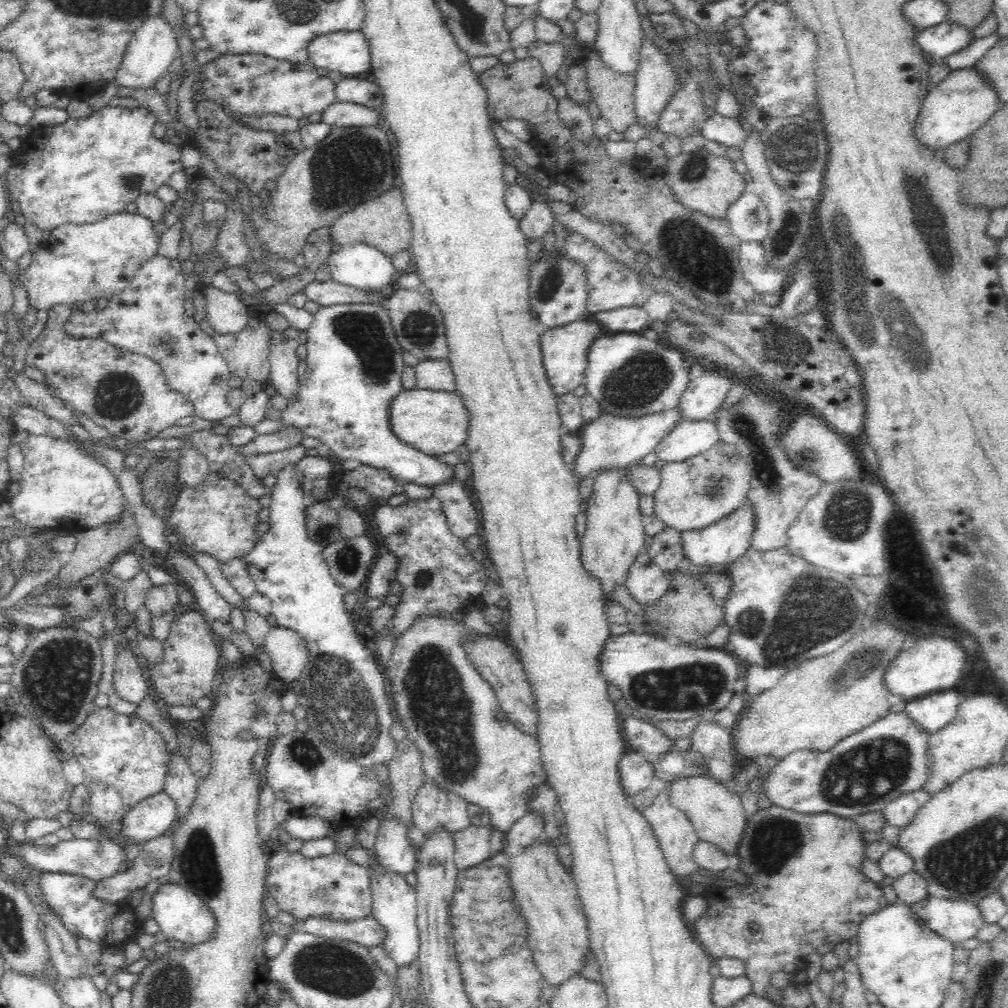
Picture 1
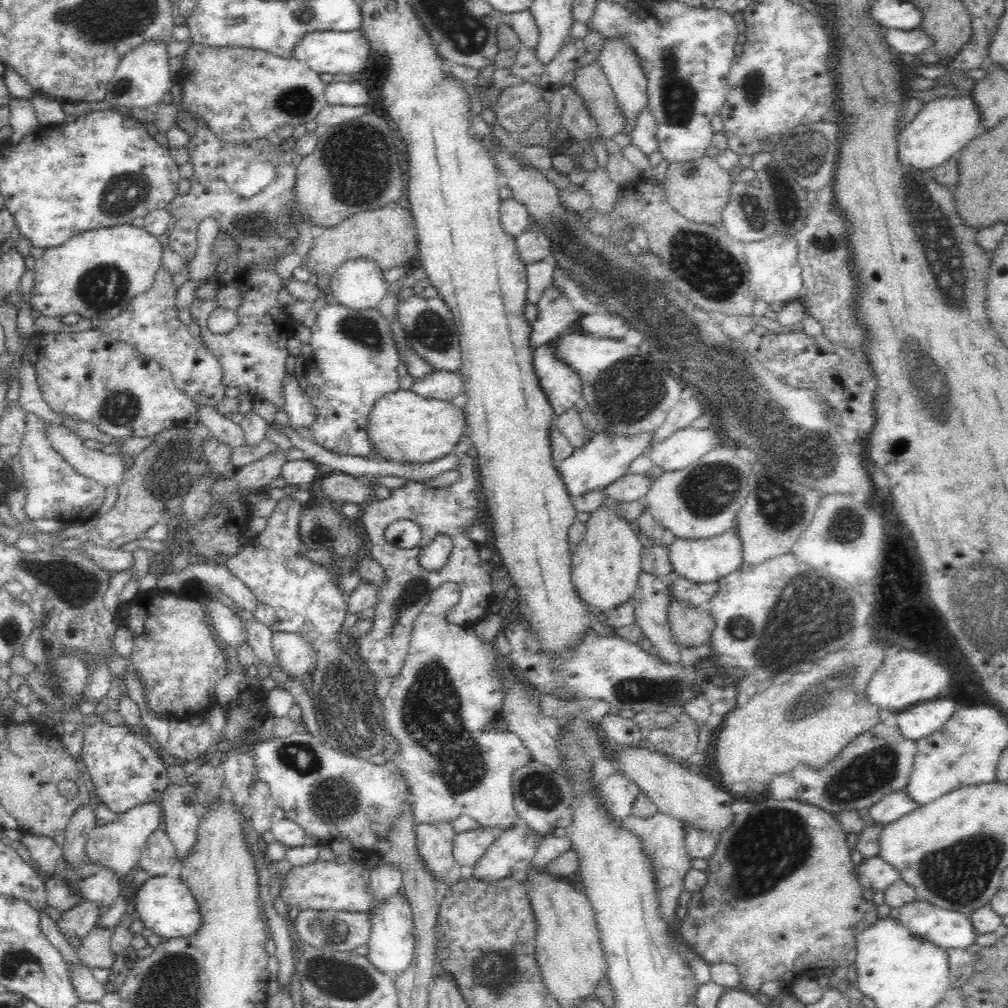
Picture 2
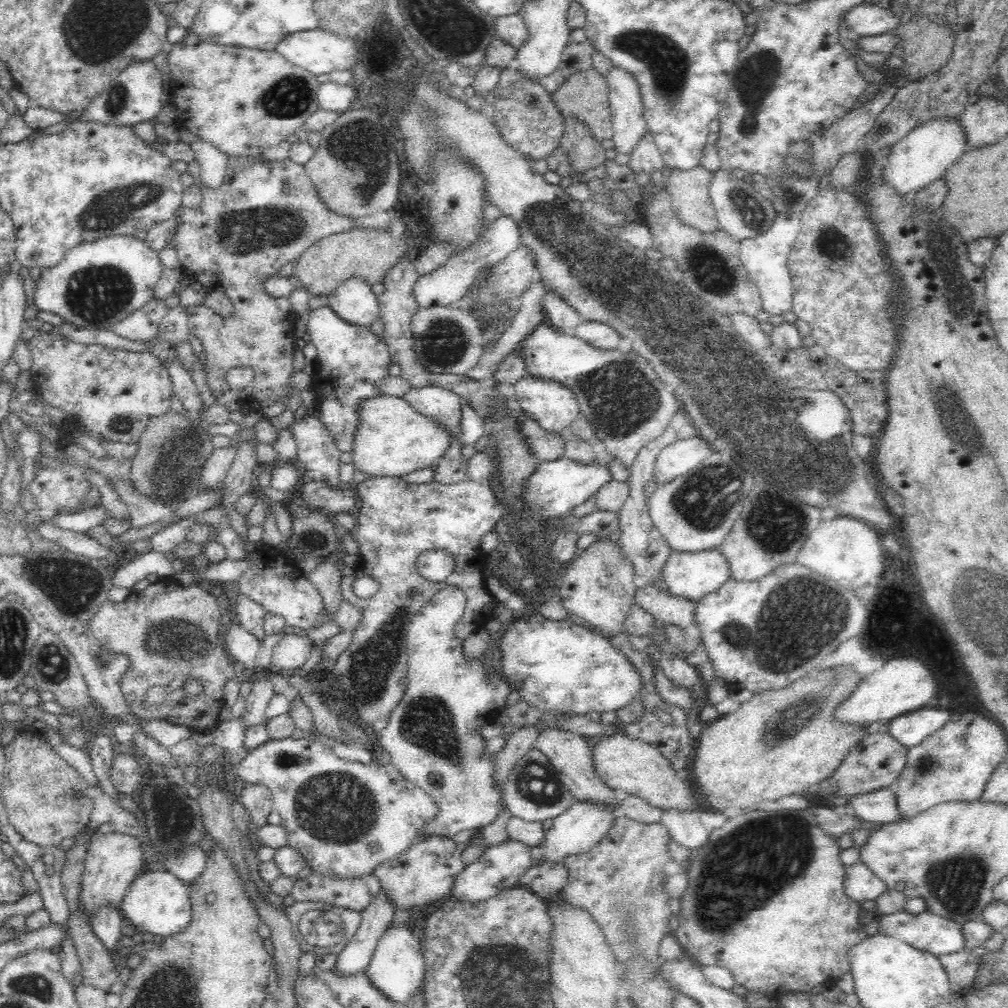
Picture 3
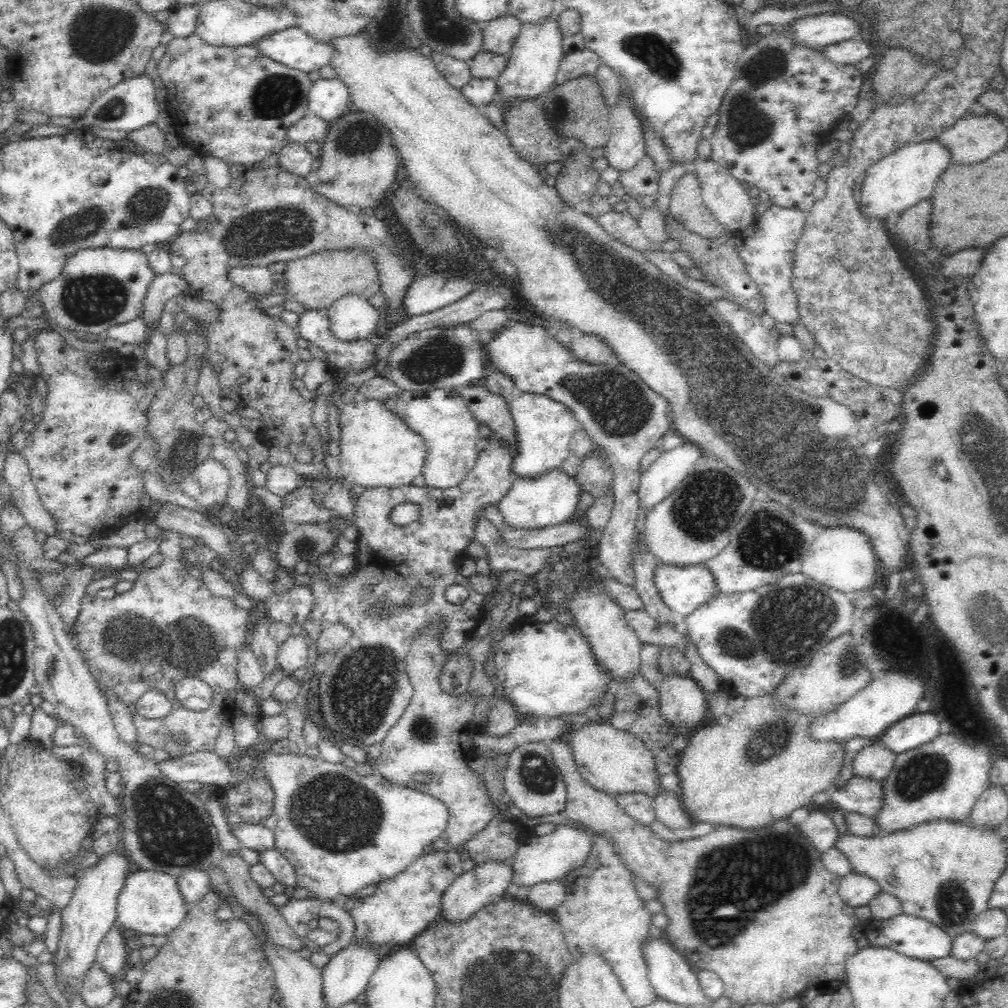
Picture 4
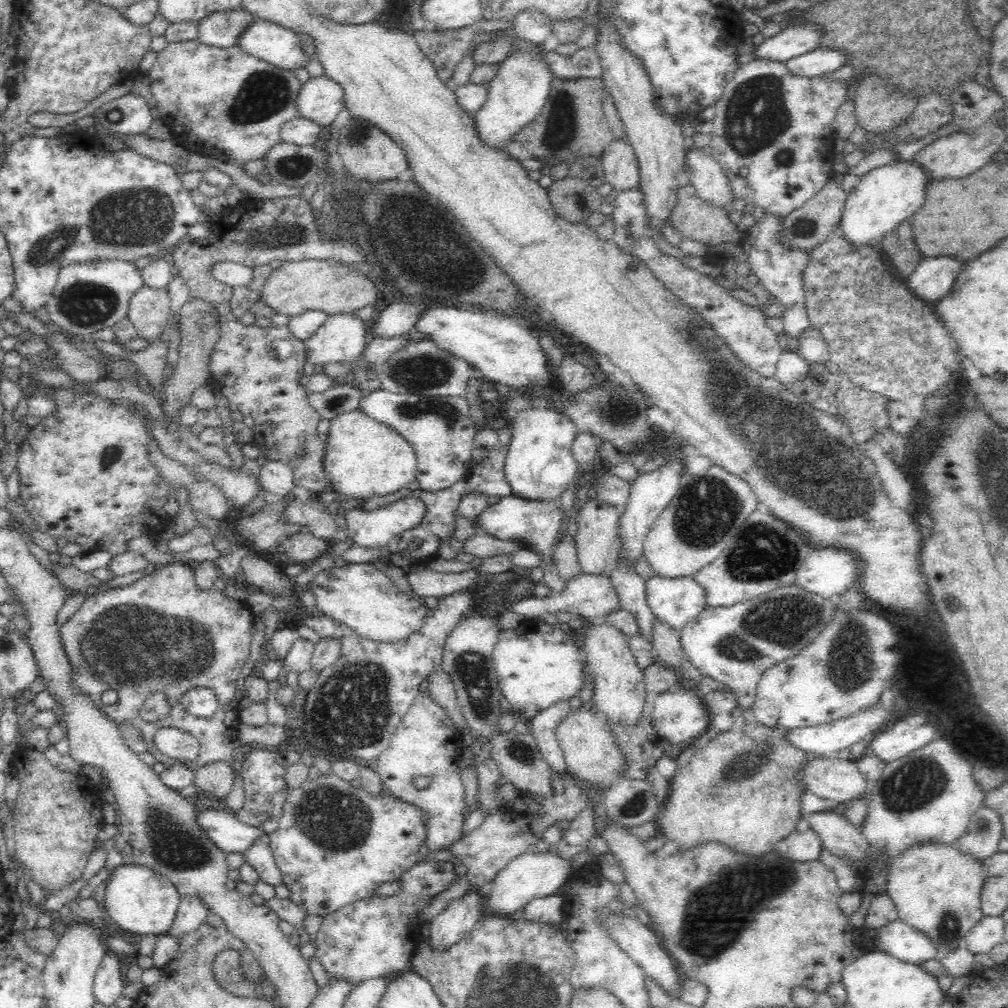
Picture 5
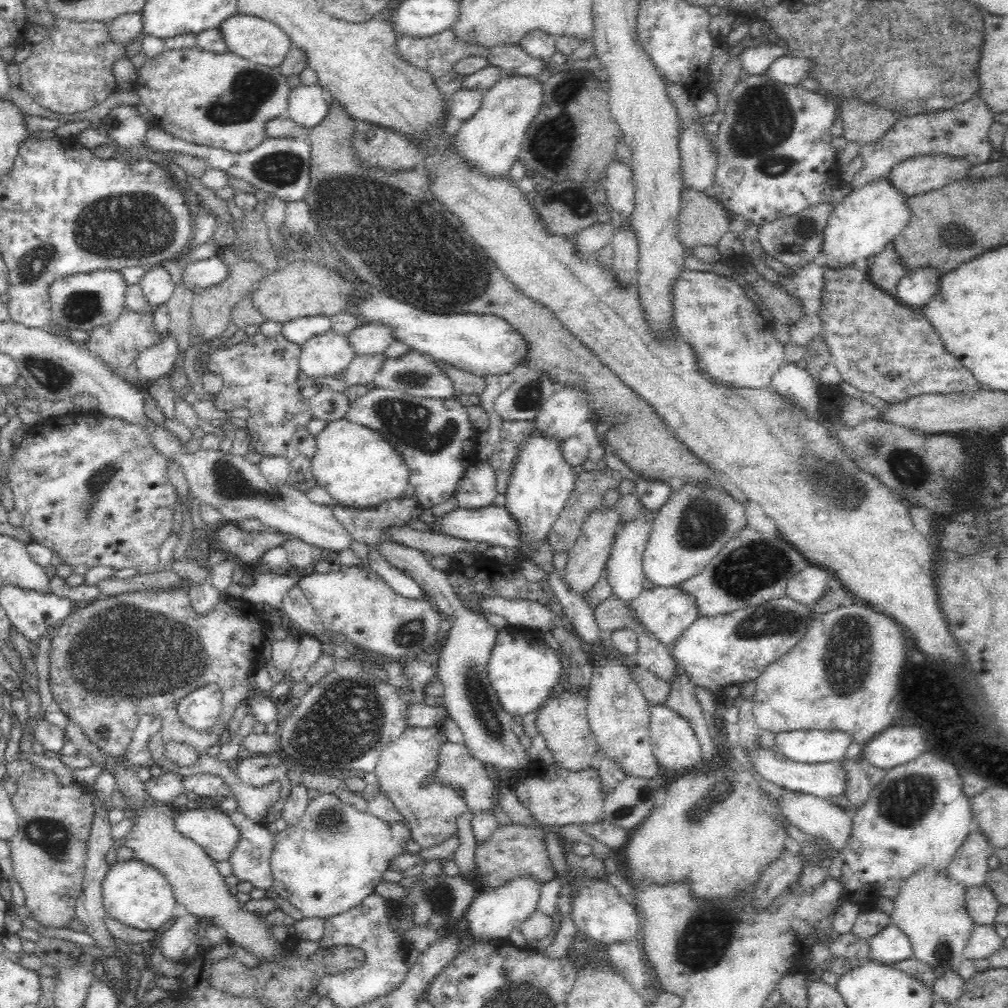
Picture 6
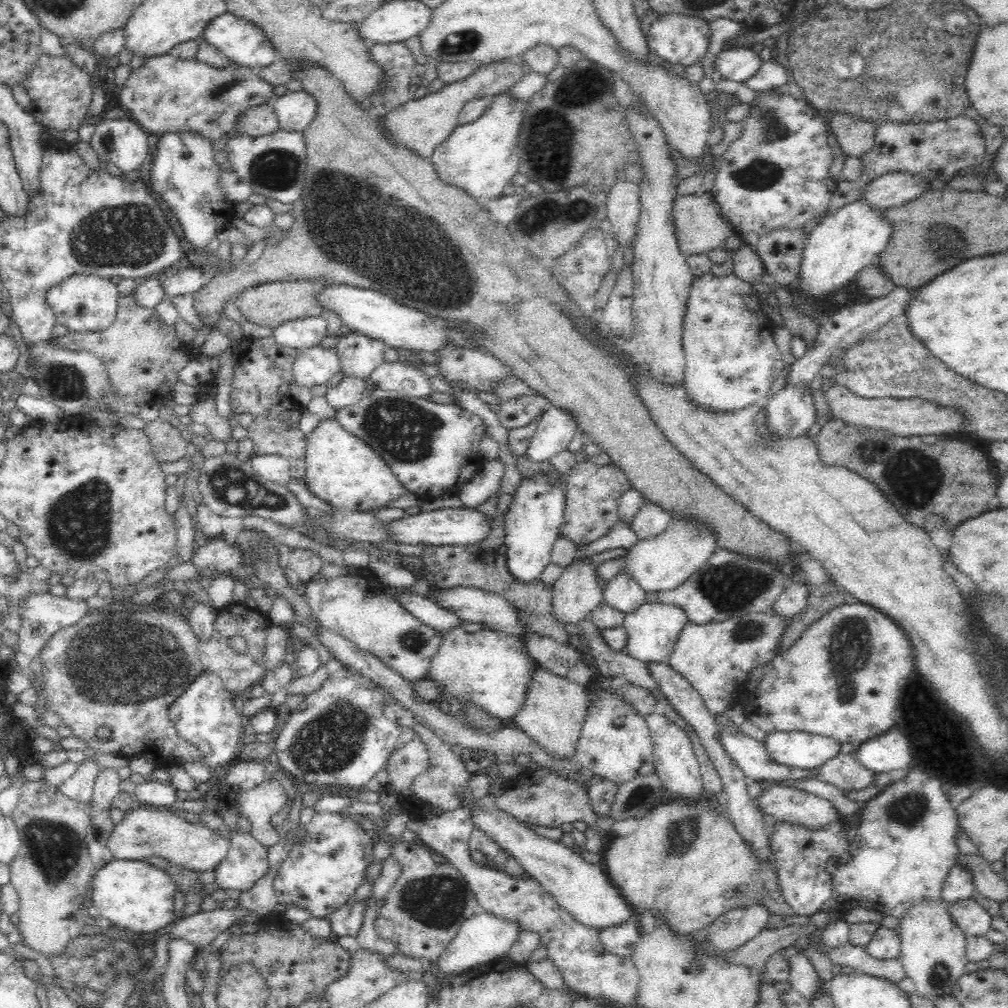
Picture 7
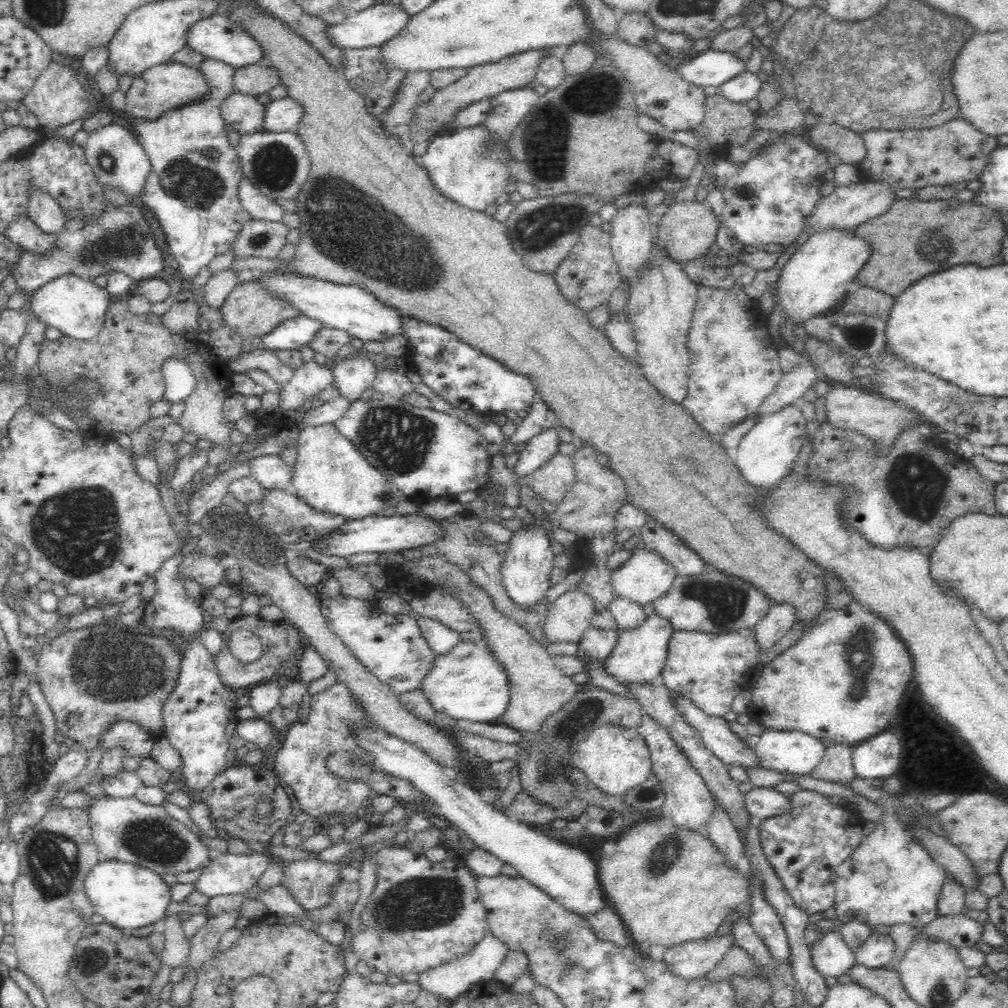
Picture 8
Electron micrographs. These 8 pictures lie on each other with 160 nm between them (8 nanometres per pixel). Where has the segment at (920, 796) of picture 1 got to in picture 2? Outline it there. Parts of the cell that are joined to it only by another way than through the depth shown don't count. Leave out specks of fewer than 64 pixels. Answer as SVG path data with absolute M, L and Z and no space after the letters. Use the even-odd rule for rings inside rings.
M896 790L882 796L878 802L874 802L866 811L876 823L885 825L898 820L901 816L916 810L918 807L918 803L914 803L906 791Z

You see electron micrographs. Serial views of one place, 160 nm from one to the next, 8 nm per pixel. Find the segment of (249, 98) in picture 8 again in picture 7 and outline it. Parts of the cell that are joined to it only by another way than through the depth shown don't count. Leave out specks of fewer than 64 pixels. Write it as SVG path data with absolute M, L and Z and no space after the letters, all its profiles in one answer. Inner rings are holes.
M272 103L258 104L258 106L246 108L242 114L236 116L236 126L229 134L257 137L272 134L280 129Z

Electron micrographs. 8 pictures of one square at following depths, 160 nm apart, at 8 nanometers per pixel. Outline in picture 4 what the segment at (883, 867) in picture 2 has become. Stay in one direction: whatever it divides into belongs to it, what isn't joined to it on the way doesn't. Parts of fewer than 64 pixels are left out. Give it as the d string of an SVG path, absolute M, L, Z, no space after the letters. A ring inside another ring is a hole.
M852 873L842 878L839 886L839 896L845 905L853 908L868 905L871 899L882 893L880 886L868 876Z

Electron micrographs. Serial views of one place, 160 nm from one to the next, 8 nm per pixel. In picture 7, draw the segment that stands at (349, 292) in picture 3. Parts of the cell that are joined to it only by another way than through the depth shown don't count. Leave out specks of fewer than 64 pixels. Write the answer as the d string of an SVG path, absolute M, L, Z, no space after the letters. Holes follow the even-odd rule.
M316 345L300 351L293 364L295 385L319 386L335 382L339 378L340 363L335 349L324 349Z

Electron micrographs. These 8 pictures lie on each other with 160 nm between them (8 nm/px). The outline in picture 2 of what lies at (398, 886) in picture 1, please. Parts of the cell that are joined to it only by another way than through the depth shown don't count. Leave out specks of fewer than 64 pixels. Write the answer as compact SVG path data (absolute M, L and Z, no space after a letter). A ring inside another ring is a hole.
M392 896L386 904L382 904L376 914L371 916L371 934L367 942L368 947L368 960L376 969L382 971L382 973L388 973L392 978L401 972L404 972L414 958L415 953L415 939L413 936L413 921L412 910L408 900L405 896Z

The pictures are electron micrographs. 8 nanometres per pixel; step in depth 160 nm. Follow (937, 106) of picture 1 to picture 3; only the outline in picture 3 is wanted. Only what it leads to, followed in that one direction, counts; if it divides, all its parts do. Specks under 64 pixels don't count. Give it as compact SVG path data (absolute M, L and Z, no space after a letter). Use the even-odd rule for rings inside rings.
M932 119L913 128L891 146L886 165L880 172L884 181L892 185L898 195L913 196L941 179L966 150L966 133L956 119Z

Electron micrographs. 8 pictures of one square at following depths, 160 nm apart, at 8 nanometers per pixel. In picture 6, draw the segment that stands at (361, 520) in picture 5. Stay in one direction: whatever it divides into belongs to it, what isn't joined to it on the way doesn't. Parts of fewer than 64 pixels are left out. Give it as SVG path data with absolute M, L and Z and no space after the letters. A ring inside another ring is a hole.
M368 545L368 548L369 560L366 564L377 572L386 581L386 584L394 589L394 592L398 592L398 595L407 599L426 599L422 587L392 563L386 561L384 556L376 551L376 545Z

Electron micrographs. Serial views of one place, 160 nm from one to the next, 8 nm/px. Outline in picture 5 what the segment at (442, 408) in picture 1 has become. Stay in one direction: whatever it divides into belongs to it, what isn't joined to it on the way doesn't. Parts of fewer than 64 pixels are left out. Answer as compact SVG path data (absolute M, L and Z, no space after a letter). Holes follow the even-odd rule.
M360 410L344 412L332 418L330 433L324 440L324 471L330 476L329 490L350 498L394 494L408 488L415 479L417 457L412 446L392 428L379 424Z

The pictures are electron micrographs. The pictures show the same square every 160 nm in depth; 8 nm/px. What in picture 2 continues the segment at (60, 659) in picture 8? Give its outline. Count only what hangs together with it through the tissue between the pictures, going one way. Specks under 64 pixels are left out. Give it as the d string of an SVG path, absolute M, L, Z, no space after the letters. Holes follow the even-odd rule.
M156 587L154 590L140 590L128 602L120 601L112 615L116 626L125 627L132 634L133 645L128 659L131 671L135 671L139 677L150 712L161 712L172 718L188 721L198 717L198 714L207 716L208 710L216 703L216 684L228 674L228 659L204 607L202 599L187 599L184 592L174 593Z

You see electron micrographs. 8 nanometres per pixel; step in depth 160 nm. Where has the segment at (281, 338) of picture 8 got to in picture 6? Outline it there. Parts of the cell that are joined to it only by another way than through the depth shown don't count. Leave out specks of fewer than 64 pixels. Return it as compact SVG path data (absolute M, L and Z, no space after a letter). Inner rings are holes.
M301 316L282 323L281 333L287 341L301 346L330 329L329 316Z

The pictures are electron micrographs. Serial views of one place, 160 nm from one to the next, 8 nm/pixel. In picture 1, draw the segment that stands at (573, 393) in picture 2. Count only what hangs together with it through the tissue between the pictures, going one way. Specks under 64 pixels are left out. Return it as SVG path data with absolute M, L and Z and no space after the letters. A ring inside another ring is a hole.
M590 317L575 320L574 322L549 328L541 333L540 350L542 353L542 364L546 371L549 384L557 398L564 394L572 394L584 382L586 364L586 352L592 340L602 335L600 323Z

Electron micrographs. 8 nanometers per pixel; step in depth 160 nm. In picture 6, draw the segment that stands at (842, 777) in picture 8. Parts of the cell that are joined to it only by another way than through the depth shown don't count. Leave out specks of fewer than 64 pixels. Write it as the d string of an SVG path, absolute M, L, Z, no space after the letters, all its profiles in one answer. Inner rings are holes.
M845 757L838 761L838 765L846 771L844 794L849 798L852 808L858 808L868 800L874 787L864 769L865 763L860 758Z

